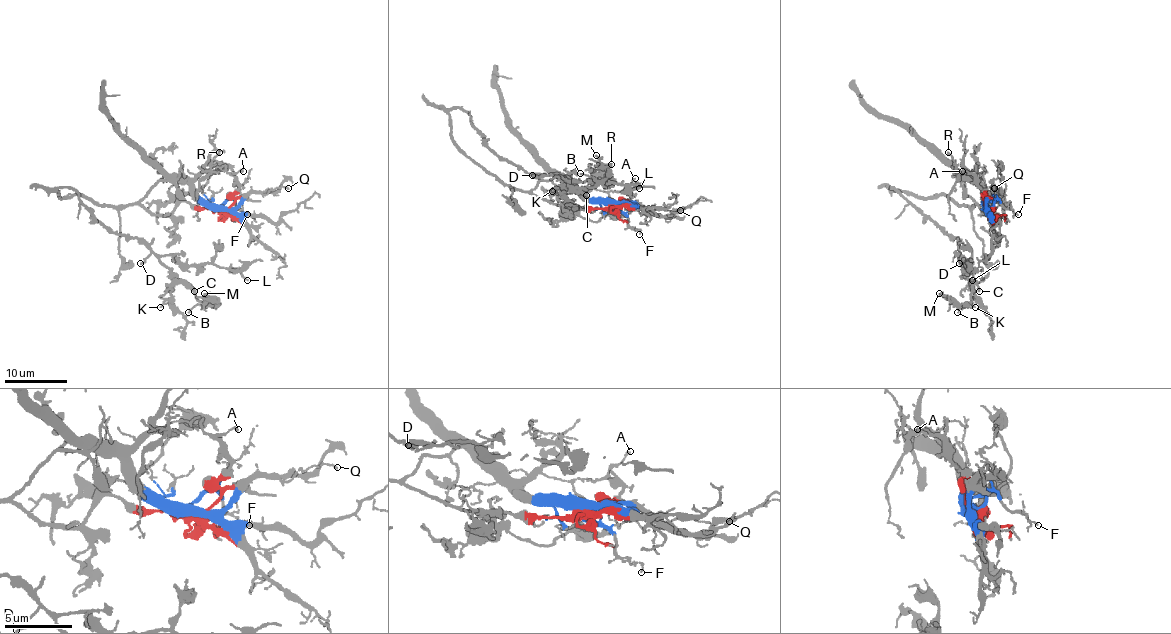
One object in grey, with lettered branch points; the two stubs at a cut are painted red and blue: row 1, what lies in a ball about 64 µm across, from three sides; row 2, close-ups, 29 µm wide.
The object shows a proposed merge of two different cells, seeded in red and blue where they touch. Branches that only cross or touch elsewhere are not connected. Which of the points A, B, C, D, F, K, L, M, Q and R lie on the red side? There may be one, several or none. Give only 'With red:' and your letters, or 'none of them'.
With red: A, B, C, D, K, L, M

